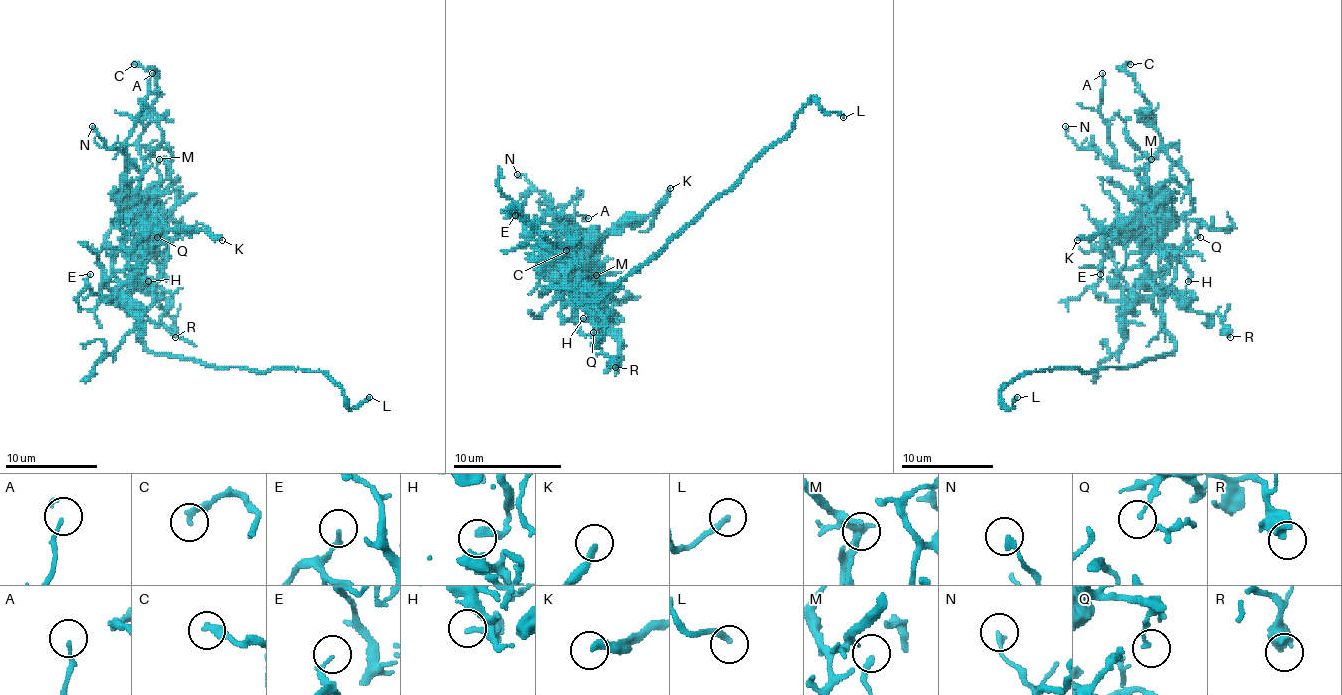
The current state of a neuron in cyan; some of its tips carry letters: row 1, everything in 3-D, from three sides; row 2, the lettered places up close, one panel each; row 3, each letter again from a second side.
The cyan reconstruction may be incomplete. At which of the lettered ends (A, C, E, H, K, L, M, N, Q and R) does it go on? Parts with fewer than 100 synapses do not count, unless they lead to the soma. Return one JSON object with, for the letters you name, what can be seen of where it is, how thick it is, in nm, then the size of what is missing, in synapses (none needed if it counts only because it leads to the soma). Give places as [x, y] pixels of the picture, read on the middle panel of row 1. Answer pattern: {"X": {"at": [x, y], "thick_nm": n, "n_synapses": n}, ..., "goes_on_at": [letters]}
{"L": {"at": [843, 117], "thick_nm": 260}, "goes_on_at": ["L"]}

